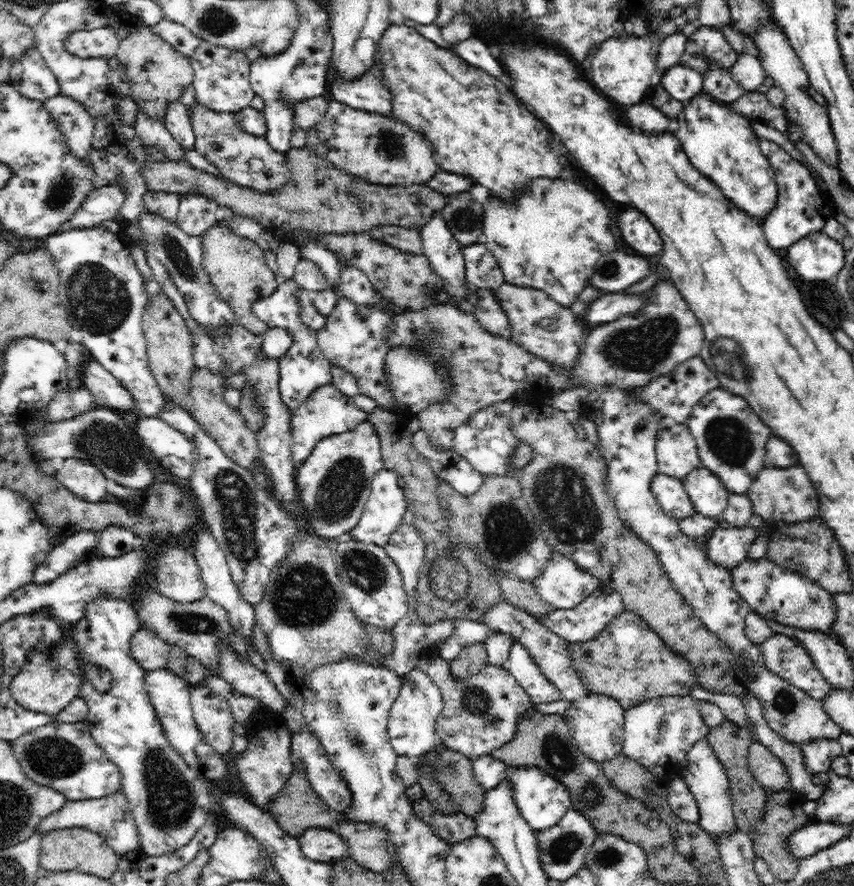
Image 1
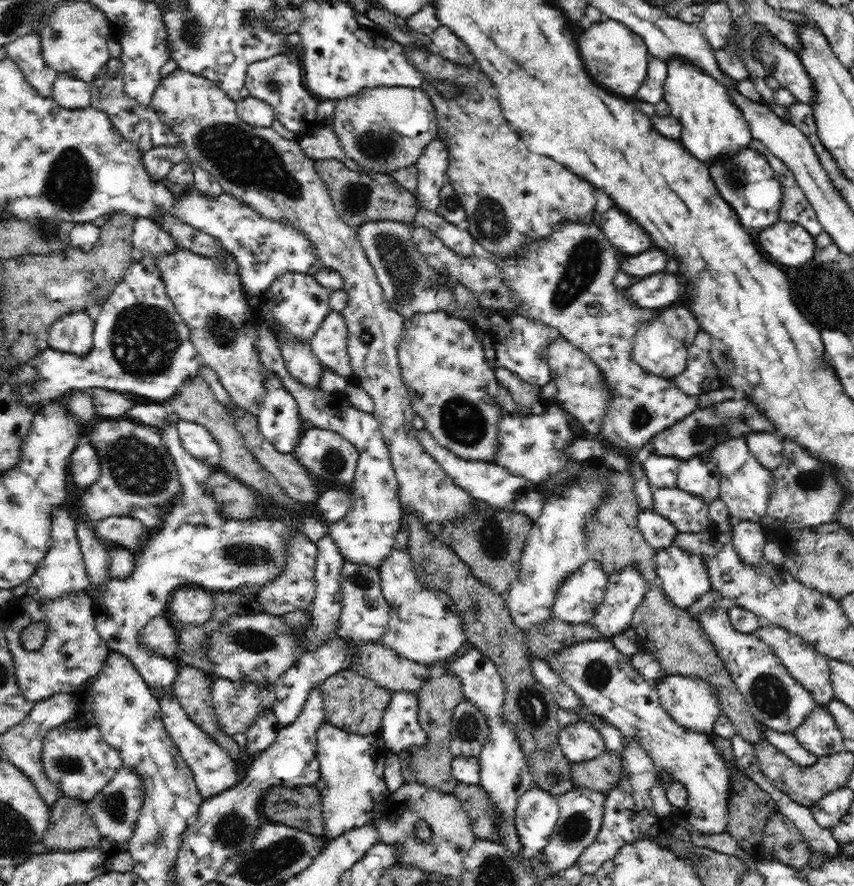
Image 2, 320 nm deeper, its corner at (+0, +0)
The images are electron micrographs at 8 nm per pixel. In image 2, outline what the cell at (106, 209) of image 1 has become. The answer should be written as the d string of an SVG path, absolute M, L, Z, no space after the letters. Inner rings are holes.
M182 144L169 147L154 147L143 152L142 156L144 167L146 167L146 171L154 181L164 178L170 166L187 159L188 156Z

